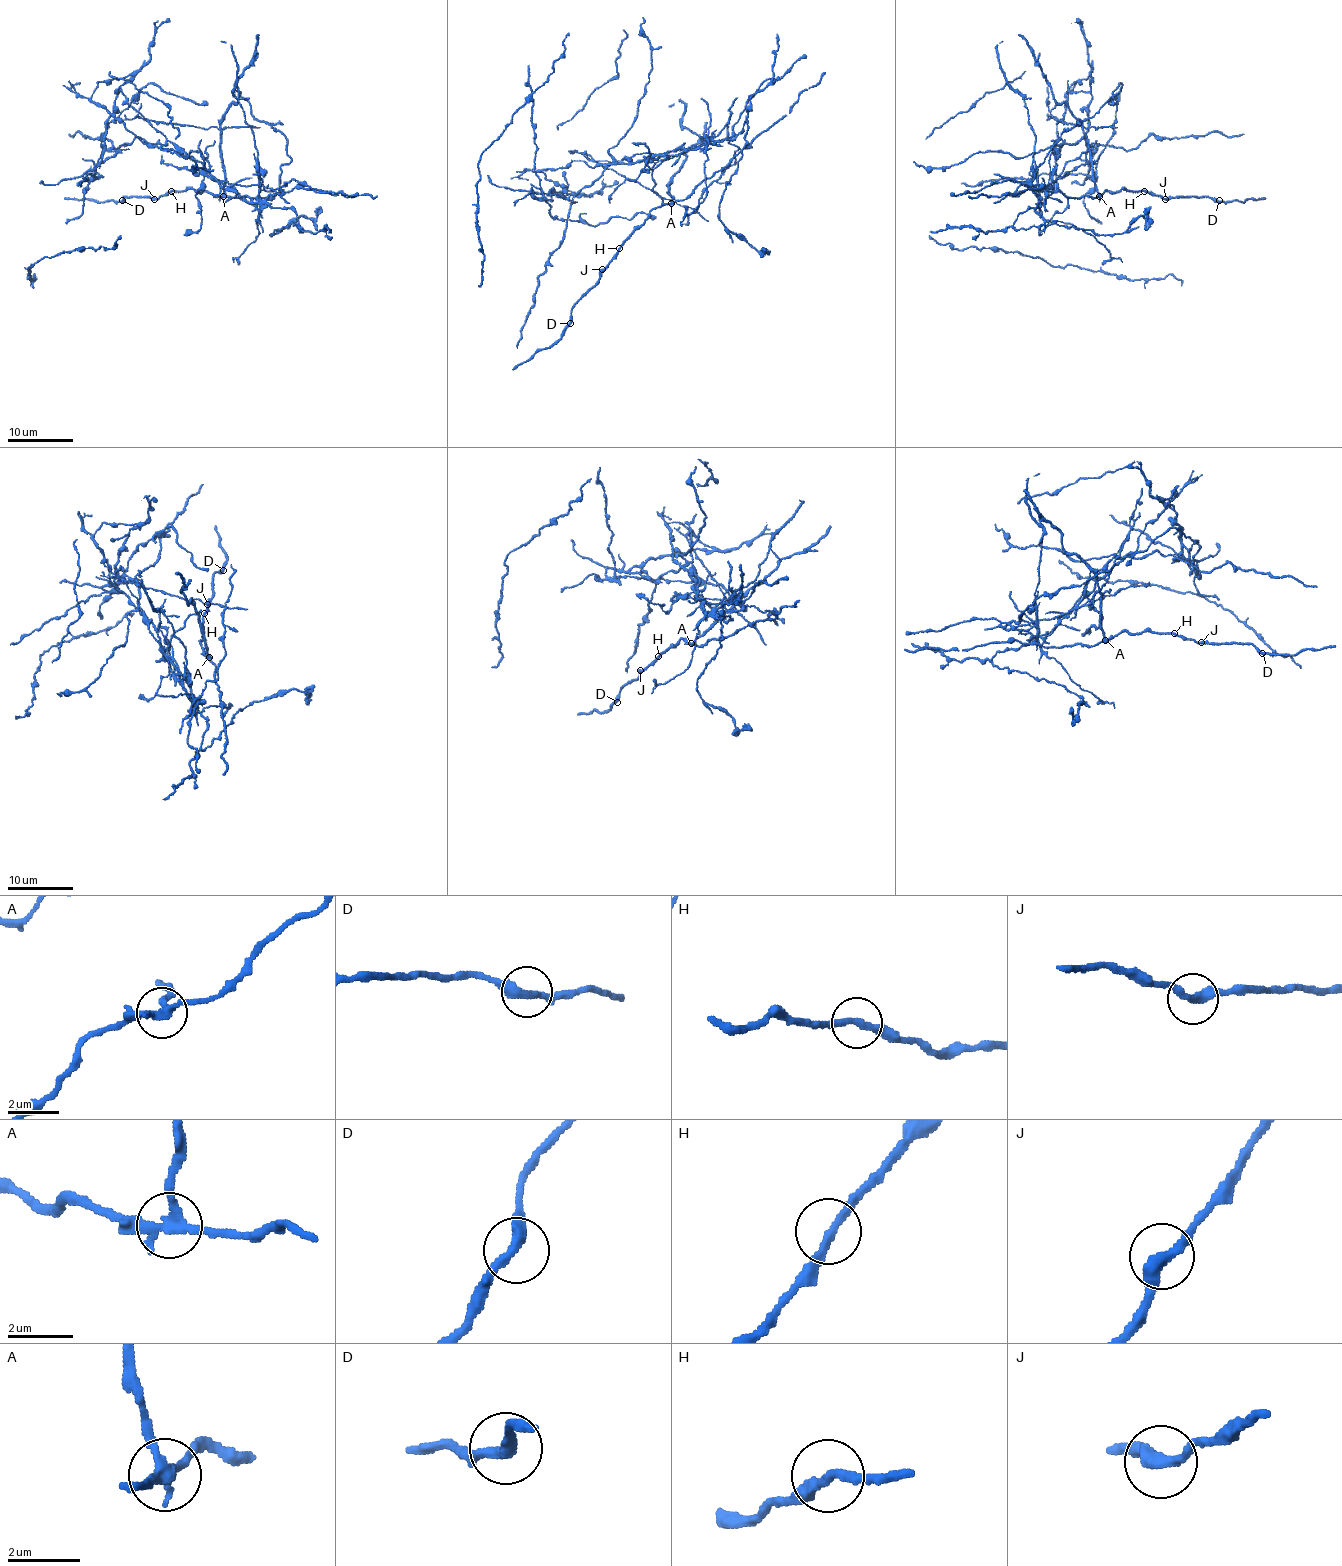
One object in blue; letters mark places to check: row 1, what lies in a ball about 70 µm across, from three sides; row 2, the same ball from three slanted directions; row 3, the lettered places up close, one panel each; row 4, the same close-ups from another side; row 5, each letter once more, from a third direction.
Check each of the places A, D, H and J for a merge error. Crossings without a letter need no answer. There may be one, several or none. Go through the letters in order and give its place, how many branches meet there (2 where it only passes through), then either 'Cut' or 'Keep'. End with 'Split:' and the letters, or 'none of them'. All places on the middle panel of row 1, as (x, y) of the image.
A: Place: (671, 203). Branches: 3. Cut
D: Place: (570, 323). Branches: 2. Keep
H: Place: (619, 248). Branches: 2. Keep
J: Place: (602, 269). Branches: 2. Keep
Split: A

